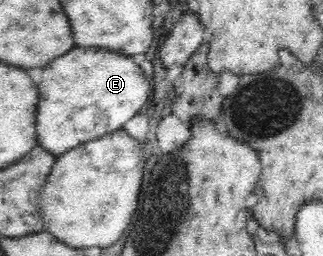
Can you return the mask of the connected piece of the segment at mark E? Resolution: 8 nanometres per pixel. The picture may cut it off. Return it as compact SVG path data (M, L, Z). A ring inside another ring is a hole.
M74 48L56 58L40 80L38 142L52 154L64 154L82 142L100 139L108 132L120 130L132 116L142 112L148 96L148 80L132 58L102 48Z

